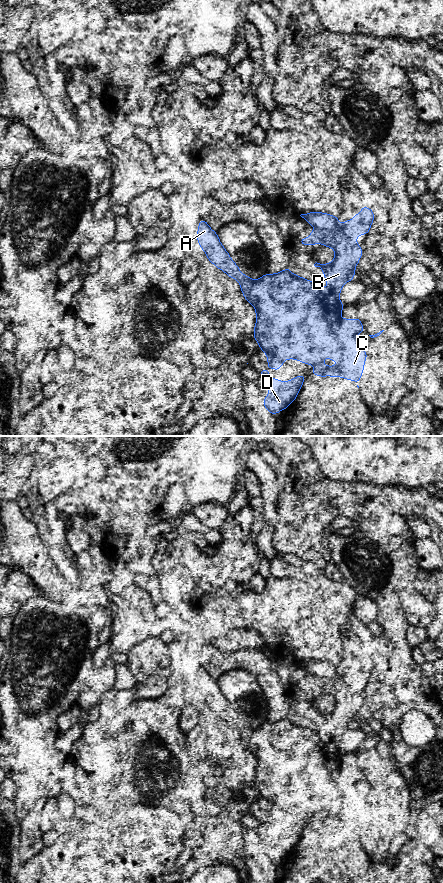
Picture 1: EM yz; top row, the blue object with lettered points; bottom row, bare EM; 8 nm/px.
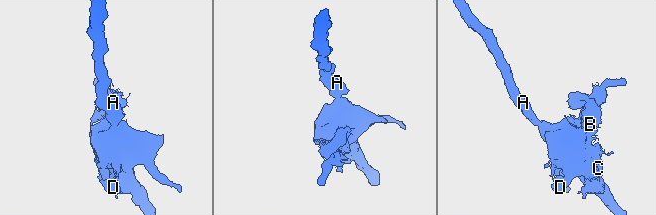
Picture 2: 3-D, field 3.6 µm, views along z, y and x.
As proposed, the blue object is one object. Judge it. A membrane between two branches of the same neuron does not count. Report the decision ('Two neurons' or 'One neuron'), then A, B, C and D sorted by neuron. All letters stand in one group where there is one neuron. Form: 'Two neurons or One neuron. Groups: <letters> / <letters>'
One neuron. Groups: A B C D

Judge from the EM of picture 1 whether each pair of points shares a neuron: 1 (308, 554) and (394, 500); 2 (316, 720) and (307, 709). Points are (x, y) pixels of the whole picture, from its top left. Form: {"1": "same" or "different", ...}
{"1": "same", "2": "same"}

